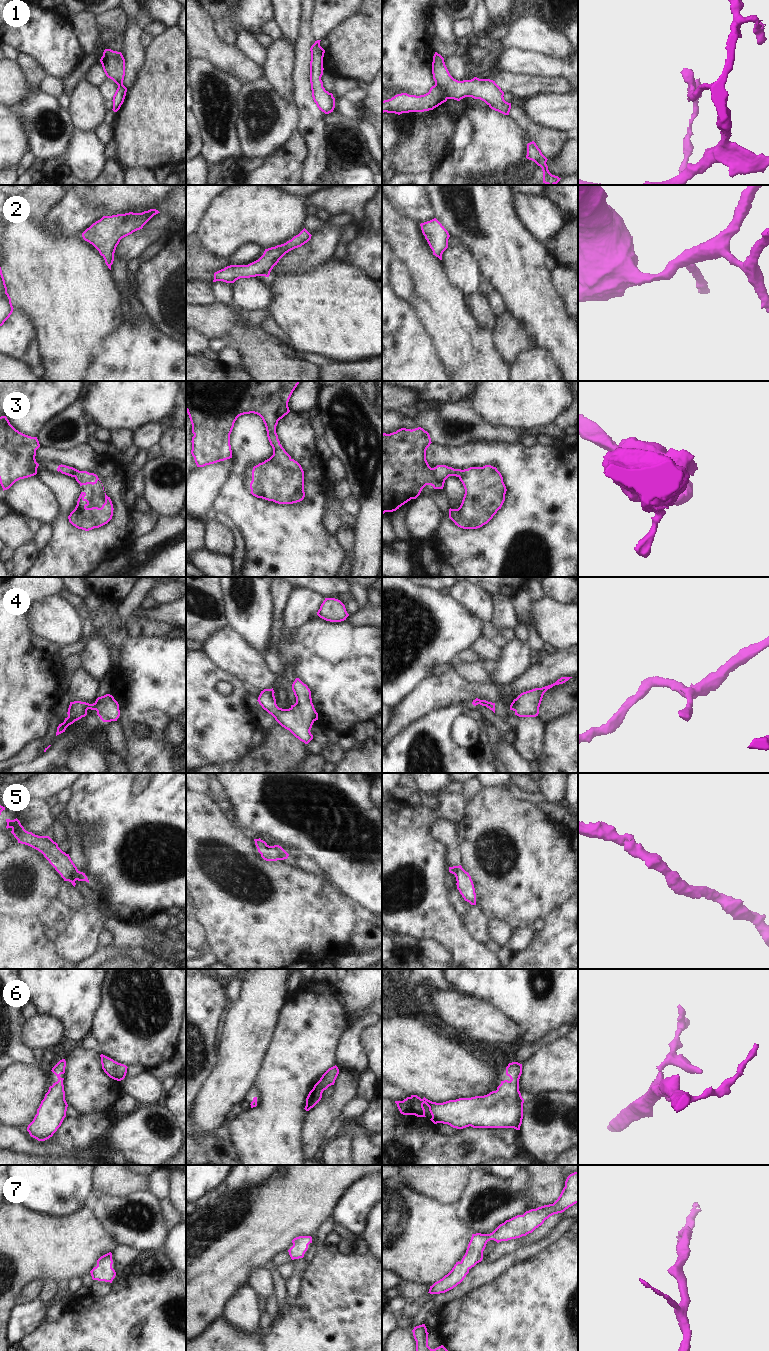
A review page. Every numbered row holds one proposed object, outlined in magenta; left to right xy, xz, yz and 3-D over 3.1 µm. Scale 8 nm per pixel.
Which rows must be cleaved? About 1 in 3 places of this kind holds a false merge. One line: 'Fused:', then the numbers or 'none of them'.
Fused: 1

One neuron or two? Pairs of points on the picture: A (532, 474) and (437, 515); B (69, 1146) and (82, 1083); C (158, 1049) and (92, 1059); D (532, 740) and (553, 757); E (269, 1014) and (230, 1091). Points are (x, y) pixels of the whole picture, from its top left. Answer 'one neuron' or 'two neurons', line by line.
A: two neurons
B: two neurons
C: two neurons
D: two neurons
E: one neuron

